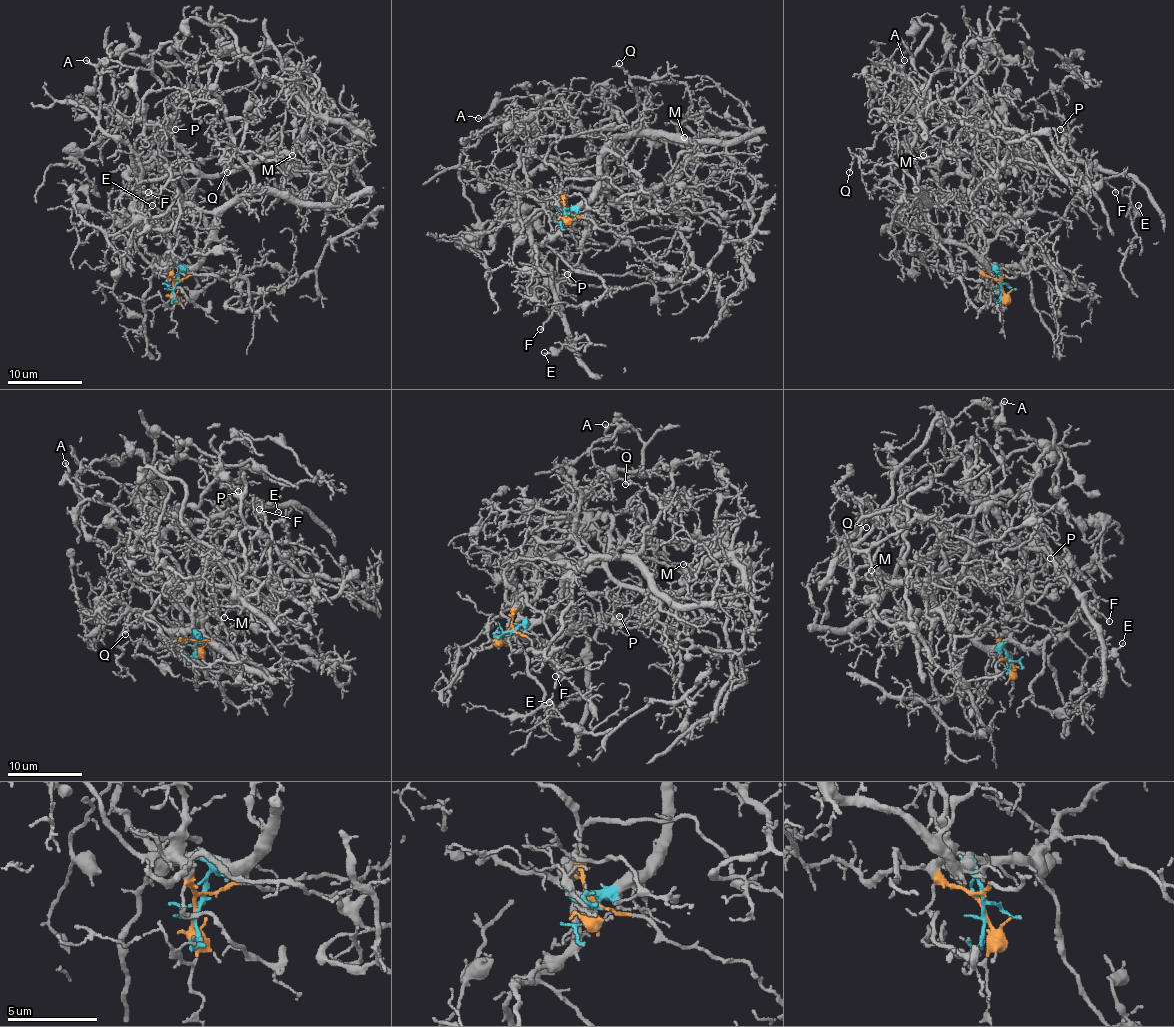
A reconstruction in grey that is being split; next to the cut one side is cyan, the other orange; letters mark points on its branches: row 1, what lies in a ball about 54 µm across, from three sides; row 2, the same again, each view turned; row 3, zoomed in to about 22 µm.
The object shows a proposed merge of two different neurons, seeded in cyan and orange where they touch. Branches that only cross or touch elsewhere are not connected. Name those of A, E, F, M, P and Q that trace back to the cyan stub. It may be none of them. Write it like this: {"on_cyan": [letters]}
{"on_cyan": ["M", "P", "Q"]}

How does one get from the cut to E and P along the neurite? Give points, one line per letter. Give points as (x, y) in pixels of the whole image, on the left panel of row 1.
E: (174, 284), (168, 238), (140, 211), (129, 174), (161, 163), (176, 176), (172, 204), (152, 206)
P: (174, 284), (180, 269), (165, 266), (140, 243), (137, 185), (138, 166), (150, 146), (168, 129), (176, 129)

